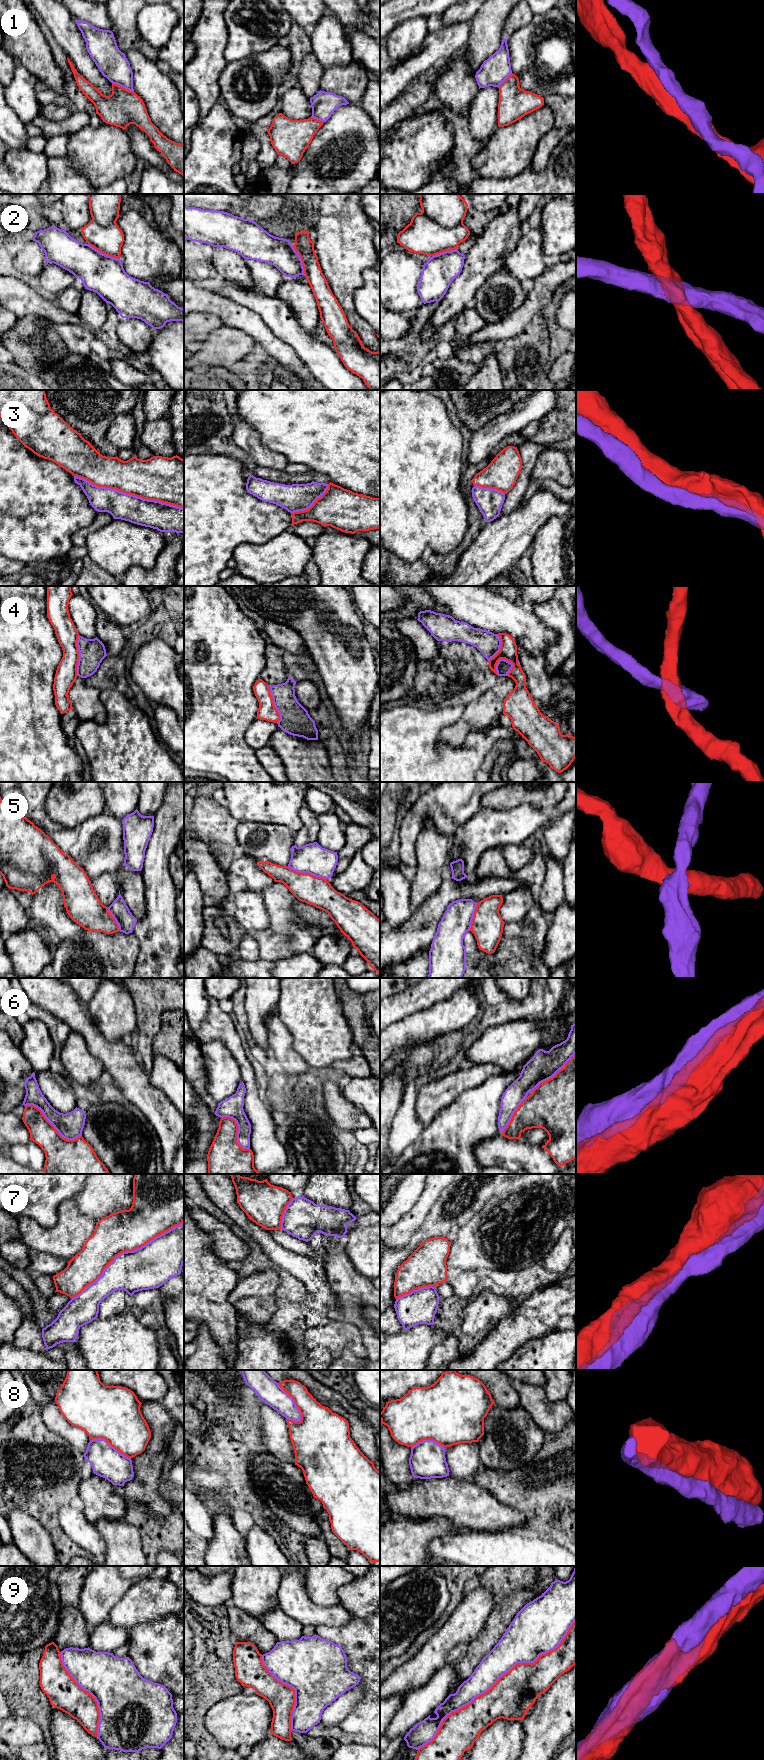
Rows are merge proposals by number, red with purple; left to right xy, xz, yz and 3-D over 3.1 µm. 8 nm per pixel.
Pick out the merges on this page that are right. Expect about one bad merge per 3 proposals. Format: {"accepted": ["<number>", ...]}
{"accepted": ["3", "6", "7", "8"]}

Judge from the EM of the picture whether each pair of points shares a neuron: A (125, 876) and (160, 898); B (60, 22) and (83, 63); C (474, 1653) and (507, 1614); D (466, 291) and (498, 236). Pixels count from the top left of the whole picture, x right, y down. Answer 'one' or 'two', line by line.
A: two
B: one
C: one
D: one

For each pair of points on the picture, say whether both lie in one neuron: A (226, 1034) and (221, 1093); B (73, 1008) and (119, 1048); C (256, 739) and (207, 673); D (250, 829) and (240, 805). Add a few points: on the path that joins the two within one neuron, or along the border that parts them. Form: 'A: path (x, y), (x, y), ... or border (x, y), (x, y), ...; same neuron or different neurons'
A: border (202, 1043), (221, 1041), (238, 1066); different neurons
B: path (81, 1021), (106, 1048); same neuron
C: border (256, 718), (246, 730), (244, 737), (254, 750); different neurons
D: border (239, 821), (270, 824); different neurons

